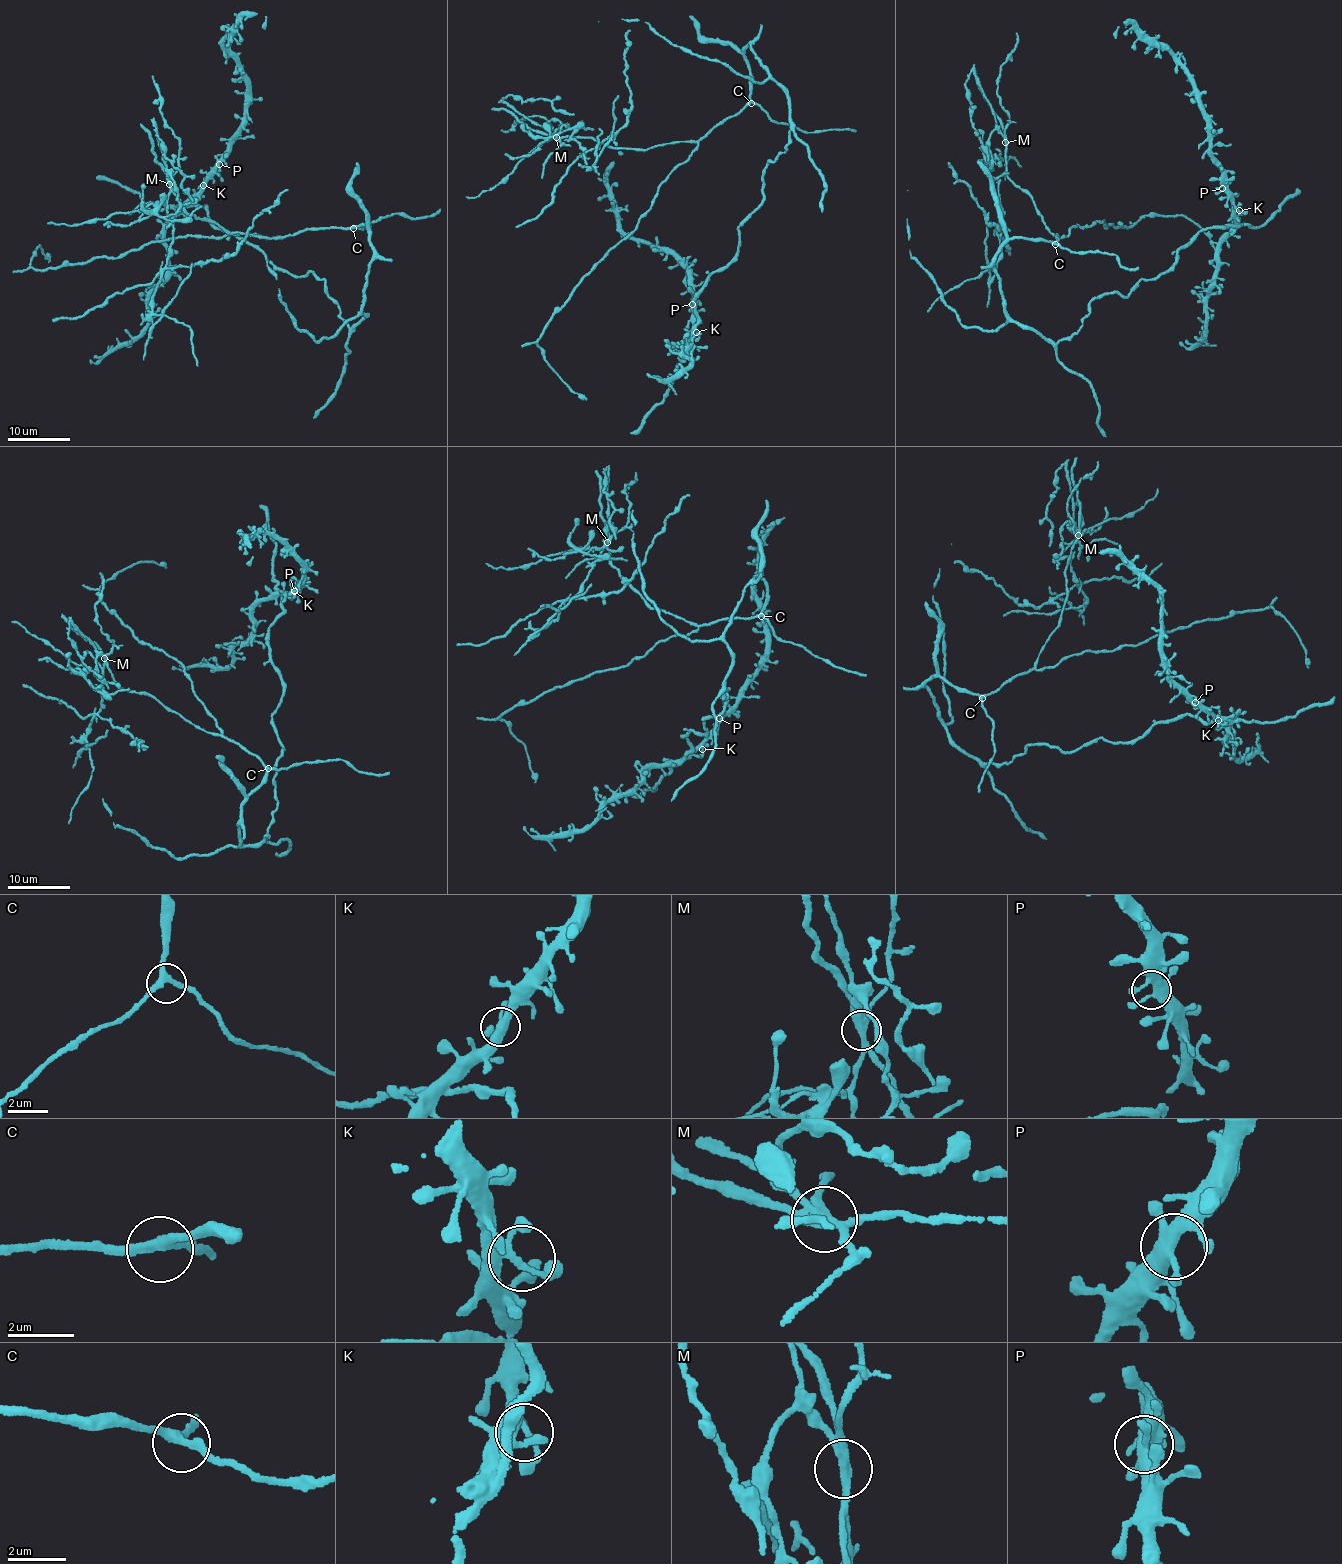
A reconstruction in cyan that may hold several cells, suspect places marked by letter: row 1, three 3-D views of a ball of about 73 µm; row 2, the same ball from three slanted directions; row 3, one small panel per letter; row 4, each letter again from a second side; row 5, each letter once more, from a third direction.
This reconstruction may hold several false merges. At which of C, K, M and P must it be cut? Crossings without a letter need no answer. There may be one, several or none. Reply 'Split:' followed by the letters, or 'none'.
Split: M

